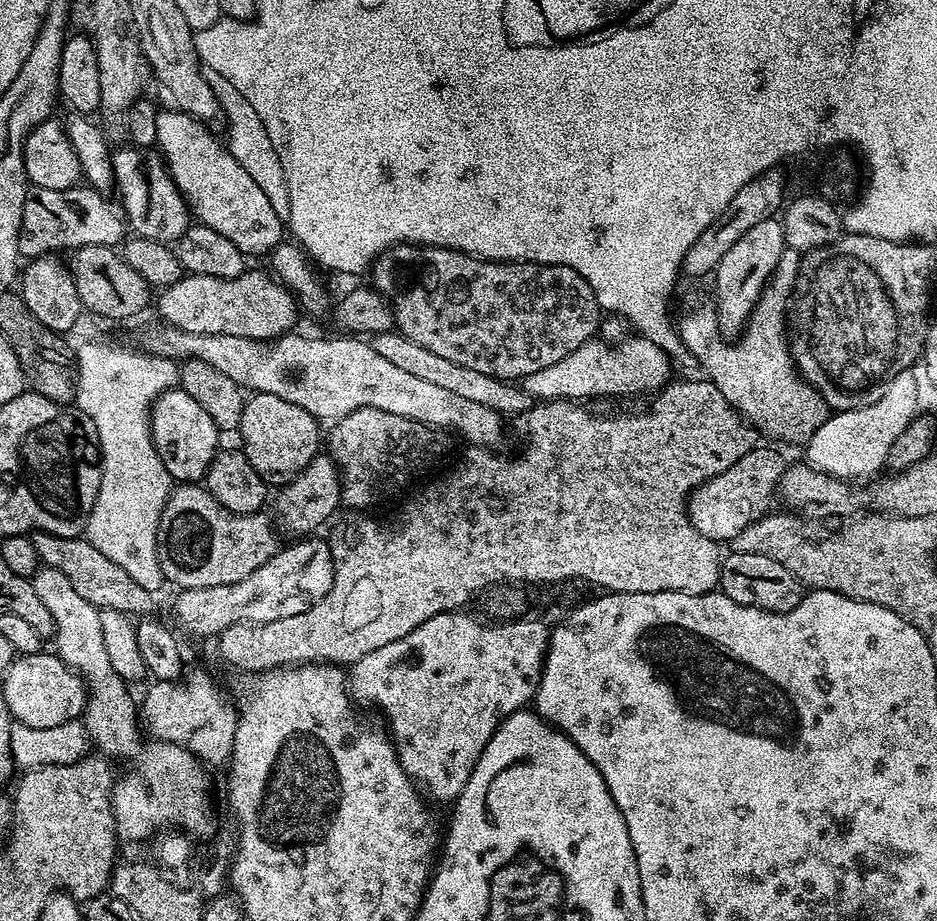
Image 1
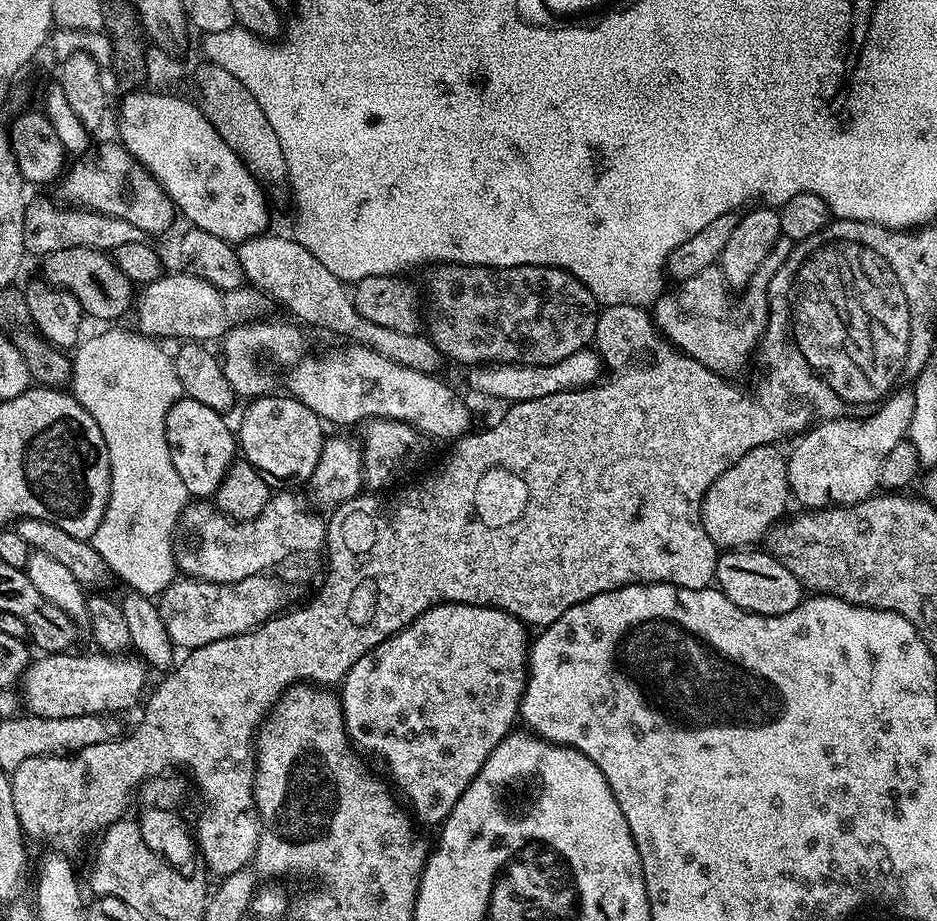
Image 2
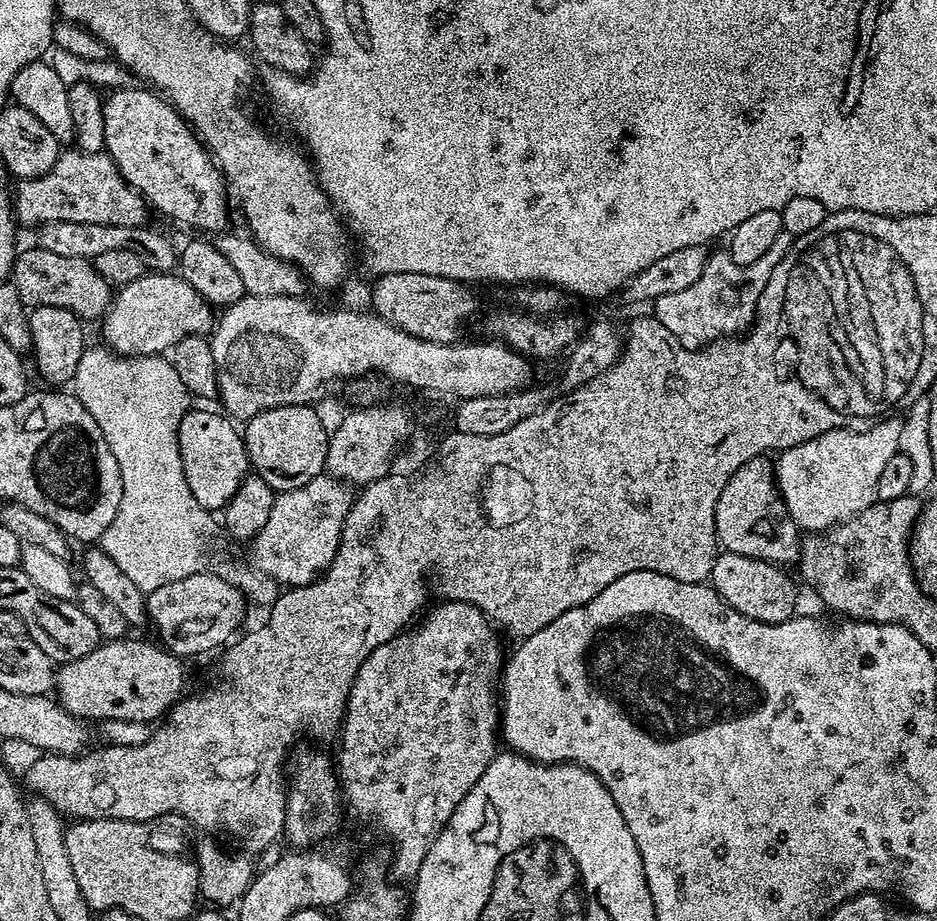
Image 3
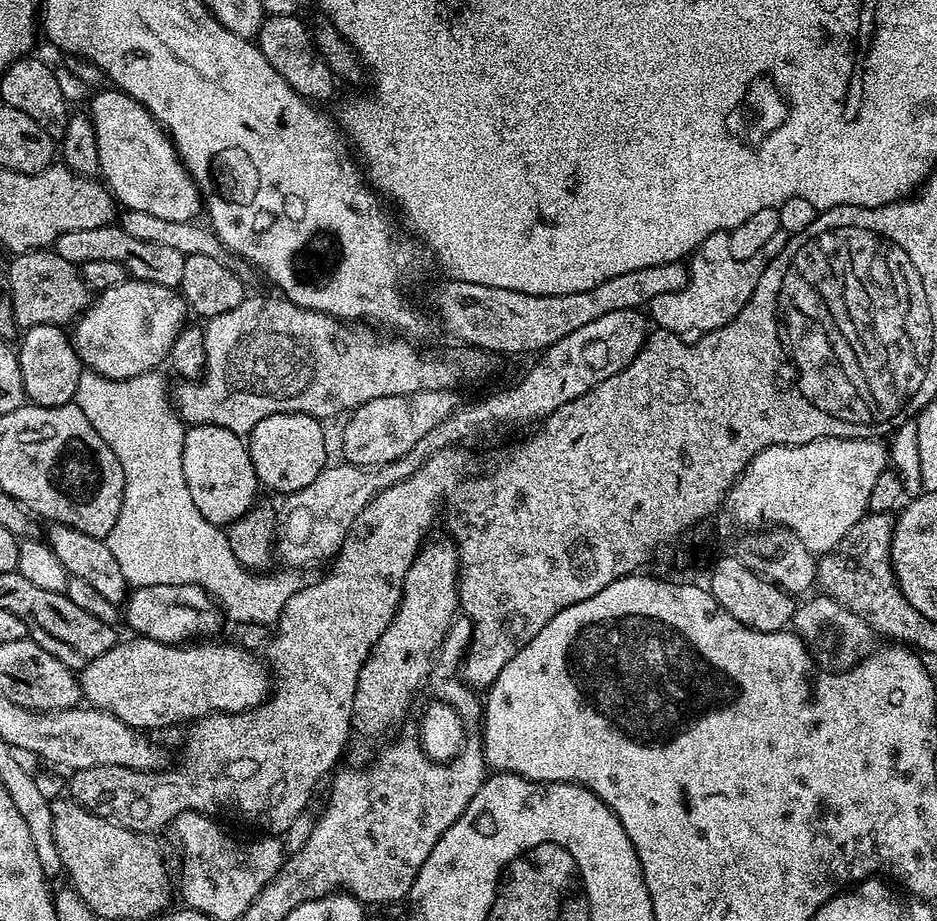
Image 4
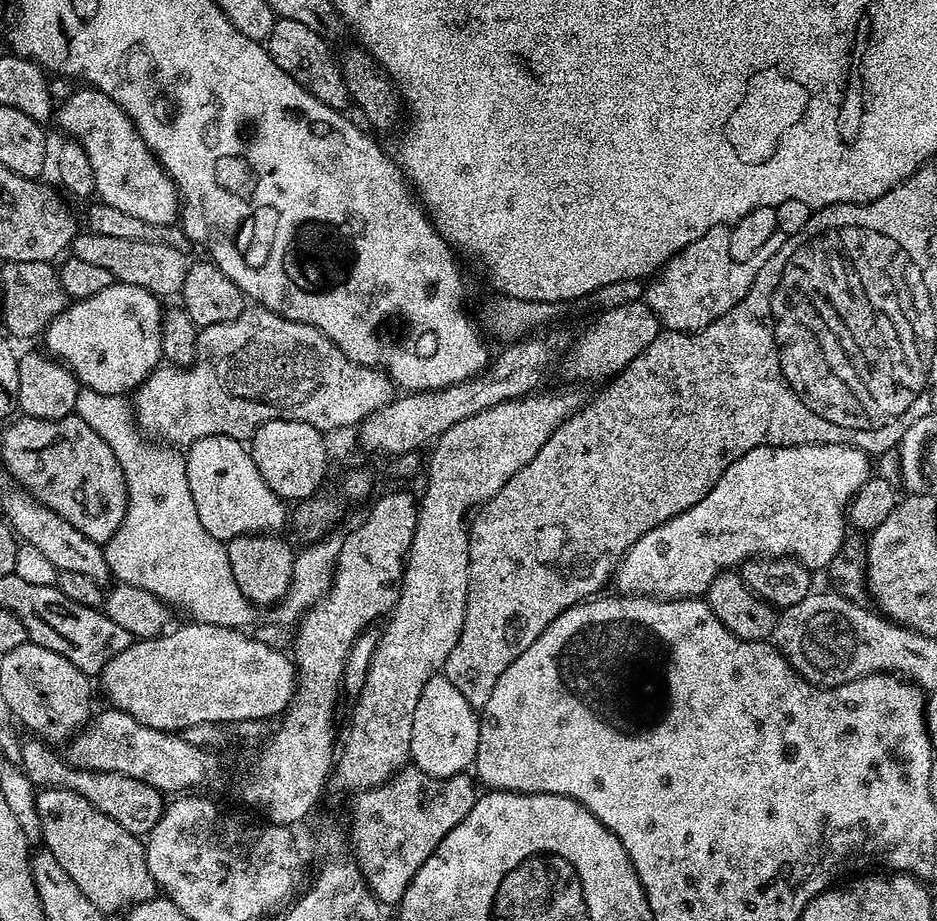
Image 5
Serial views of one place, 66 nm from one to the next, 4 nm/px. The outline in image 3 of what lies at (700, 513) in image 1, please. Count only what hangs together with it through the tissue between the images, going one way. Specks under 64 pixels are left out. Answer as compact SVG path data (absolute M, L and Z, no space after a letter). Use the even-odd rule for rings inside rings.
M757 458L743 464L739 470L726 482L722 494L718 498L718 506L714 514L716 523L716 543L725 552L742 554L750 558L765 560L767 564L789 566L801 559L802 536L795 527L780 528L780 519L785 519L786 509L784 497L780 494L780 486L776 483L776 473L773 461L768 458Z

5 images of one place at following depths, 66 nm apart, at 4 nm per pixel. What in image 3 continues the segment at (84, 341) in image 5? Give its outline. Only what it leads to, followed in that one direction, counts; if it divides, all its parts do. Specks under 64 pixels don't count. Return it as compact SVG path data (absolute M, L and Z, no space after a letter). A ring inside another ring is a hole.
M152 272L134 282L123 285L111 299L108 311L102 317L104 340L111 351L122 356L158 356L167 353L172 345L187 336L208 336L214 327L213 305L196 293L194 286L180 279L179 275L167 272Z

